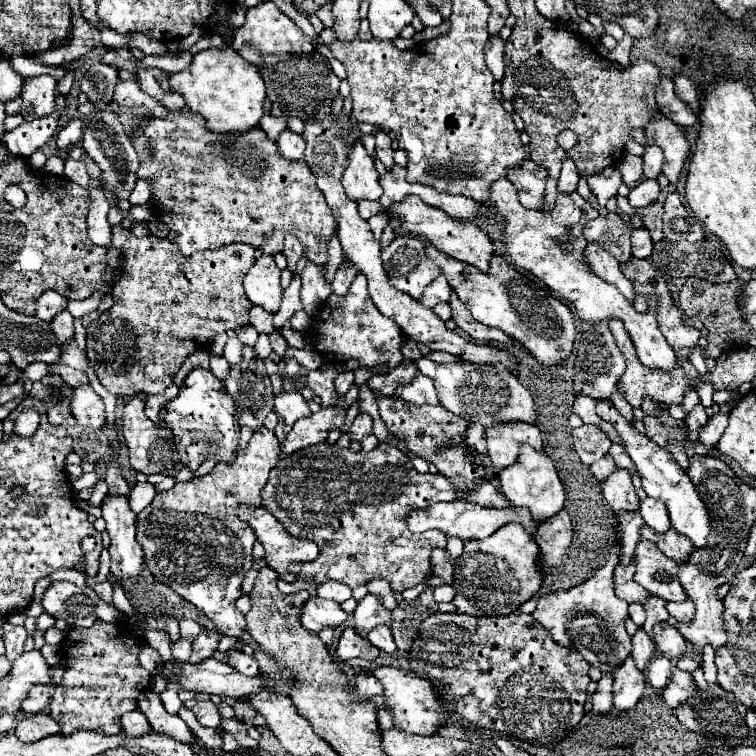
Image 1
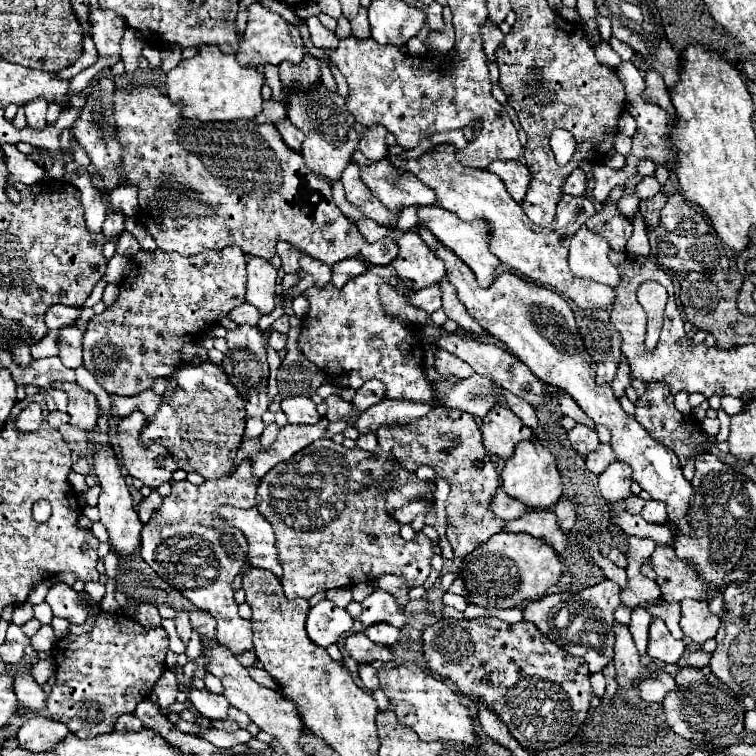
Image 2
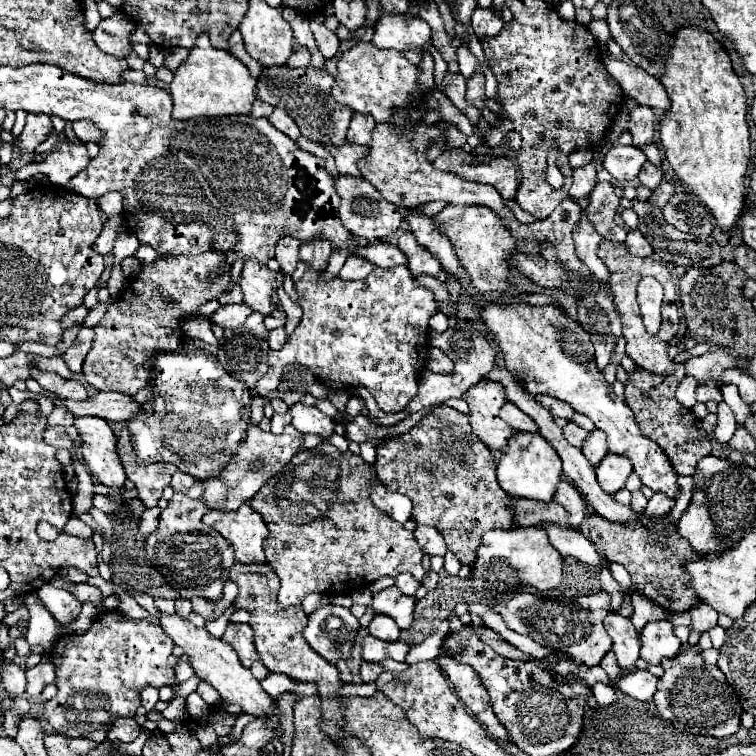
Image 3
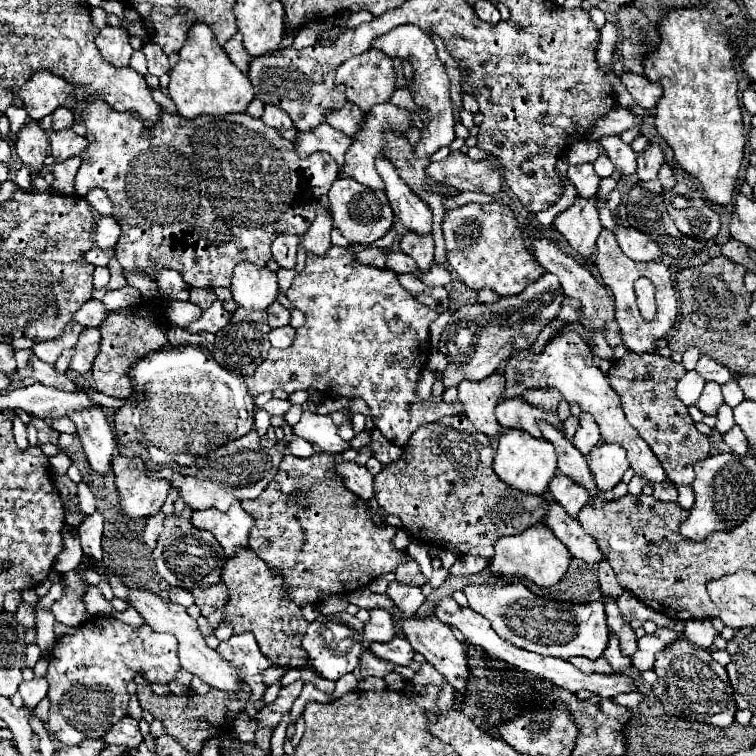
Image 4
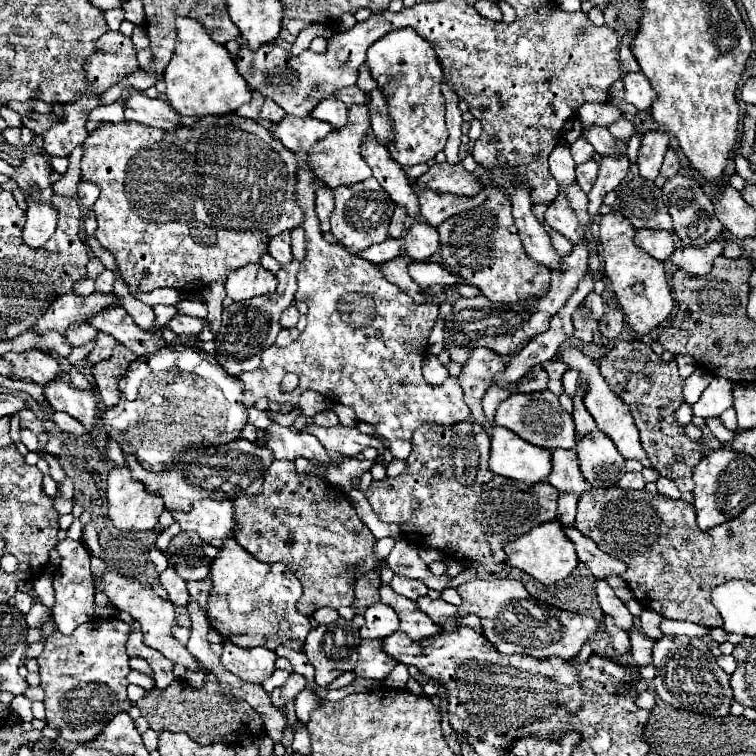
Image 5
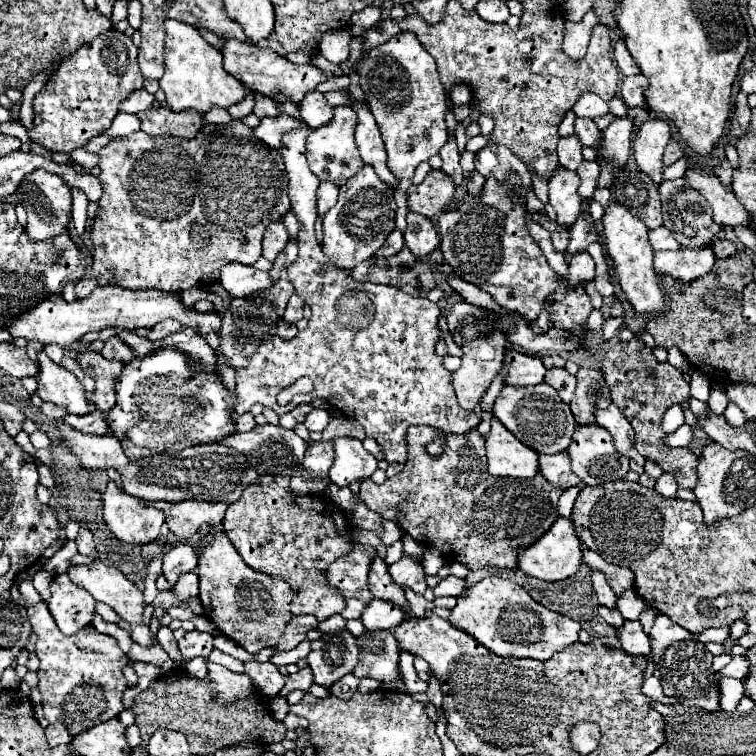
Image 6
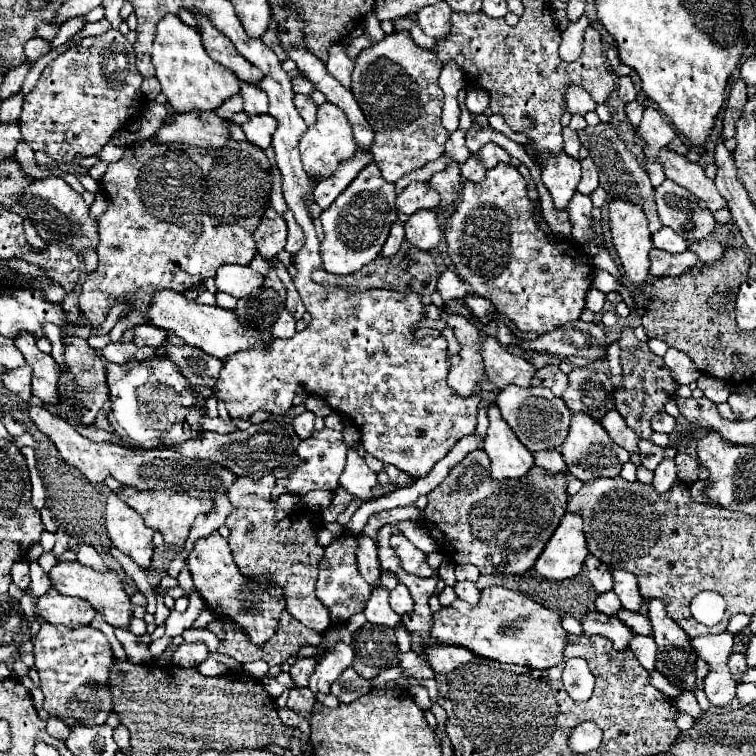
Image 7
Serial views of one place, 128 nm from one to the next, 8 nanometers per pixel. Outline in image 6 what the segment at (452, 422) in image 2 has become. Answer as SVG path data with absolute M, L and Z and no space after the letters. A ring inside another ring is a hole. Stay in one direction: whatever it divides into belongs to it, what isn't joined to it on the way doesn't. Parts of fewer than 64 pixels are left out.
M412 426L408 430L408 460L404 470L384 484L374 484L370 478L360 486L360 498L364 504L384 516L384 520L396 522L406 534L410 534L422 546L438 548L448 562L460 562L470 570L478 568L516 568L516 550L536 542L558 518L556 504L562 494L540 472L534 478L494 478L486 470L484 438L476 428L464 432L464 436L440 436L436 428ZM432 440L444 440L442 456L428 456L426 446Z

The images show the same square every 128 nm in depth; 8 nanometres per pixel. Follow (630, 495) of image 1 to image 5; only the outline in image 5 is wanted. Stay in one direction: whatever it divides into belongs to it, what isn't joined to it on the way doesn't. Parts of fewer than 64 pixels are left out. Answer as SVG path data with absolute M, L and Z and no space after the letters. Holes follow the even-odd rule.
M596 430L578 440L576 444L580 470L592 488L610 488L616 486L624 476L624 458L620 456L616 444Z

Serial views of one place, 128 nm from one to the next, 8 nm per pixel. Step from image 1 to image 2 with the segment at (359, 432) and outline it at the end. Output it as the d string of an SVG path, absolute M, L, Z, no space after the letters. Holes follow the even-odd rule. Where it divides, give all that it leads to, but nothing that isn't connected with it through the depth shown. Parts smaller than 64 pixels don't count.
M436 398L432 404L416 404L416 402L398 402L398 400L382 400L368 410L362 412L362 416L356 420L356 430L360 434L376 432L382 424L408 424L428 414L428 410L436 404Z

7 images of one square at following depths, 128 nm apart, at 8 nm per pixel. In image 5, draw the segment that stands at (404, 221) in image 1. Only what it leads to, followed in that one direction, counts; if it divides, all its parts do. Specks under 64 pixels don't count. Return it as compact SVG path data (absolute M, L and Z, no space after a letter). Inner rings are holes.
M492 192L480 206L464 210L438 226L440 254L448 268L460 278L478 286L492 302L512 304L532 296L542 296L550 286L550 270L528 260L516 232L510 200L502 192Z

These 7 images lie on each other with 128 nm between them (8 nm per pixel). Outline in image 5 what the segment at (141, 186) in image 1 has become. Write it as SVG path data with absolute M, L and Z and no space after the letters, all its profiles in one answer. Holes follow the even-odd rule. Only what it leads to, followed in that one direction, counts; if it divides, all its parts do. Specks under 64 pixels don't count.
M80 182L78 184L78 198L80 198L80 202L88 208L88 210L92 210L92 206L94 206L94 202L98 200L98 186L96 184L90 184L90 182Z

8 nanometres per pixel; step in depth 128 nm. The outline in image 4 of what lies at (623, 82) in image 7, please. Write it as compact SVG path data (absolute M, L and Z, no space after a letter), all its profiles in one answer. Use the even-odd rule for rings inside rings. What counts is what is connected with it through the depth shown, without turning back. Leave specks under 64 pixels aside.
M624 72L622 82L626 84L628 92L632 94L634 102L646 110L654 110L658 104L658 98L662 96L662 88L654 82L650 82L646 76L638 76L632 72Z

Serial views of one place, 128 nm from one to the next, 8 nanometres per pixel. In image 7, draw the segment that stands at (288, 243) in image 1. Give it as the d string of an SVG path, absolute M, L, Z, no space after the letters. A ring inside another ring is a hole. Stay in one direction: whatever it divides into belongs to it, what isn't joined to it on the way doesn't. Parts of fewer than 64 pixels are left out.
M268 208L262 216L260 226L254 232L254 242L258 248L258 254L266 260L274 258L286 244L286 222L282 216L278 216L272 208Z

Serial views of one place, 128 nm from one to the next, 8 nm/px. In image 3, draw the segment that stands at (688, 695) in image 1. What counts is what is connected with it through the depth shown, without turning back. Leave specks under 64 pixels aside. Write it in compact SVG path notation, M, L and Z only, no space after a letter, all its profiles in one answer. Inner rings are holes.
M636 670L636 672L630 672L624 678L620 678L614 686L620 688L624 694L634 696L636 700L652 700L652 696L656 694L658 680L660 678L650 674L648 670Z

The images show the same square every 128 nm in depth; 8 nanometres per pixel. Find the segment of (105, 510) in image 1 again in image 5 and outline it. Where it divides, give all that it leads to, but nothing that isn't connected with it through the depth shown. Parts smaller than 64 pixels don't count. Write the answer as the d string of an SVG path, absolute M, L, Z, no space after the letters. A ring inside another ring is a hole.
M62 374L62 378L56 378L54 382L50 382L44 388L44 394L54 410L66 412L72 418L76 418L78 422L82 422L82 426L86 430L90 430L90 434L92 434L92 430L96 430L96 396L94 396L94 392L72 390L68 384L68 376Z

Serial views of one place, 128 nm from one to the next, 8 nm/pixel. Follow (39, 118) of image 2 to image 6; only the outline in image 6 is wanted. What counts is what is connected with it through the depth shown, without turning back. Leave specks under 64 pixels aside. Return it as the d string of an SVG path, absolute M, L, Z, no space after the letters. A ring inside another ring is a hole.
M38 168L32 174L26 174L24 180L20 182L20 188L16 190L16 194L8 196L8 202L22 204L26 208L28 224L24 230L26 230L26 236L34 242L58 236L70 222L70 206L72 206L70 188L64 184L64 180L60 176L44 172L44 168Z

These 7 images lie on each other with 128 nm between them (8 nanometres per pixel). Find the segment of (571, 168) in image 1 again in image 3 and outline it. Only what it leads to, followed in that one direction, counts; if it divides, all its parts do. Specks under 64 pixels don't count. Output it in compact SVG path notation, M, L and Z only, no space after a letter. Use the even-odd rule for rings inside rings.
M586 164L582 168L574 168L572 174L572 188L570 188L570 196L572 198L586 198L592 188L596 184L596 168L594 164Z

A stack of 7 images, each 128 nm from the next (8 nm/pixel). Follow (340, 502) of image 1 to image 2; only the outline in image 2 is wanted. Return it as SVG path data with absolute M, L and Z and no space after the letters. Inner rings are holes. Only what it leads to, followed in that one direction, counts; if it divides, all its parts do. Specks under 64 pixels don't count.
M320 438L296 452L290 460L276 464L258 486L256 508L276 532L278 556L284 568L282 586L288 600L310 598L316 592L326 592L330 588L352 588L360 582L374 582L382 574L402 576L408 588L422 586L430 574L434 542L426 534L418 534L410 542L402 540L400 524L394 520L392 510L402 508L412 500L432 500L434 492L434 482L418 480L414 472L400 468L396 460L388 460L384 452L346 448L328 438ZM498 488L496 496L490 500L490 508L492 508L492 512L494 512L498 518L502 518L502 520L514 520L516 516L522 516L524 512L530 510L528 506L524 506L524 504L520 504L518 500L514 500L514 498L510 498L508 494L504 494L502 488Z

